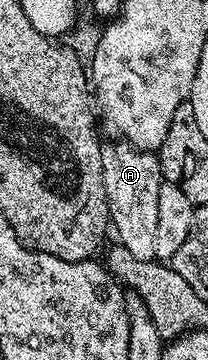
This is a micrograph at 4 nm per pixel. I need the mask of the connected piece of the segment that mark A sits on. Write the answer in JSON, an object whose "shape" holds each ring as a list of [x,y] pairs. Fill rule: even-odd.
{"shape":[[[106,141],[102,145],[102,168],[110,226],[113,234],[118,234],[118,239],[122,242],[119,243],[121,250],[140,261],[154,259],[160,185],[164,182],[157,154],[142,151],[125,141]]]}

